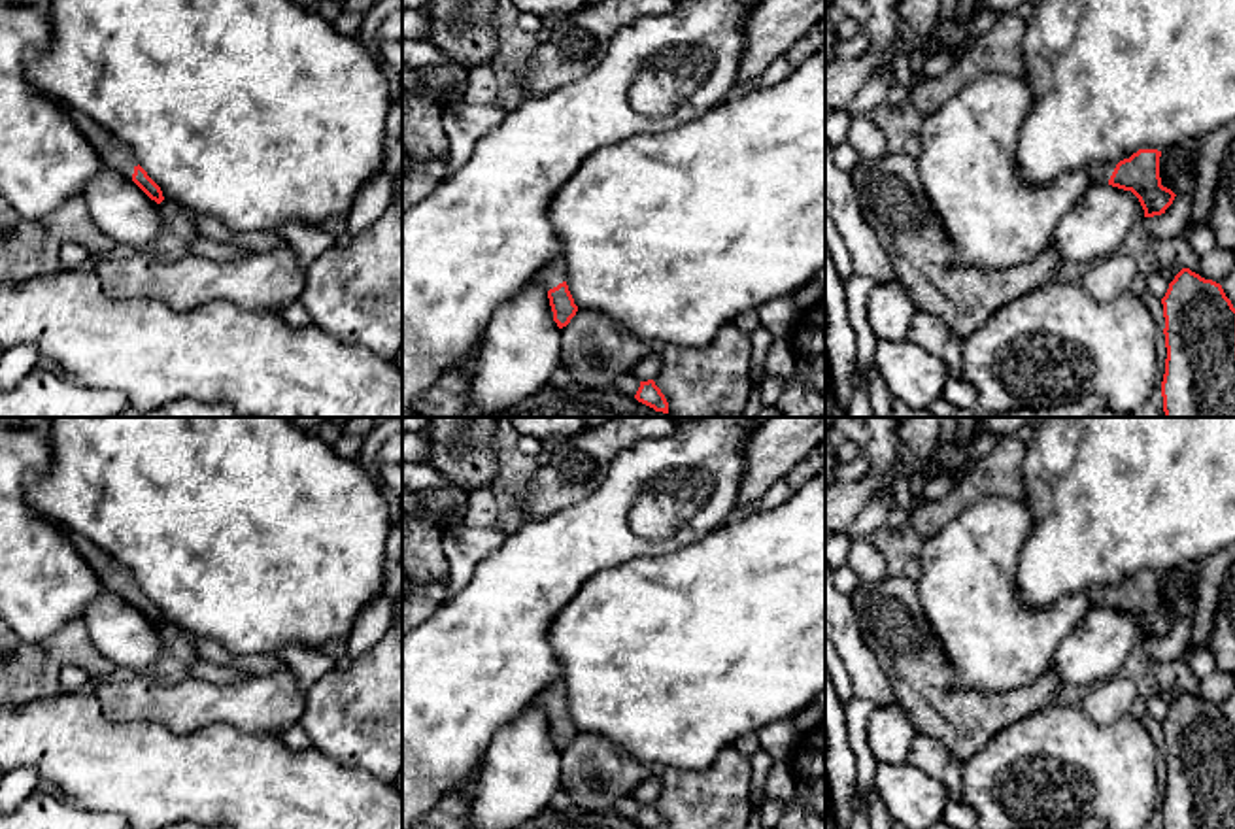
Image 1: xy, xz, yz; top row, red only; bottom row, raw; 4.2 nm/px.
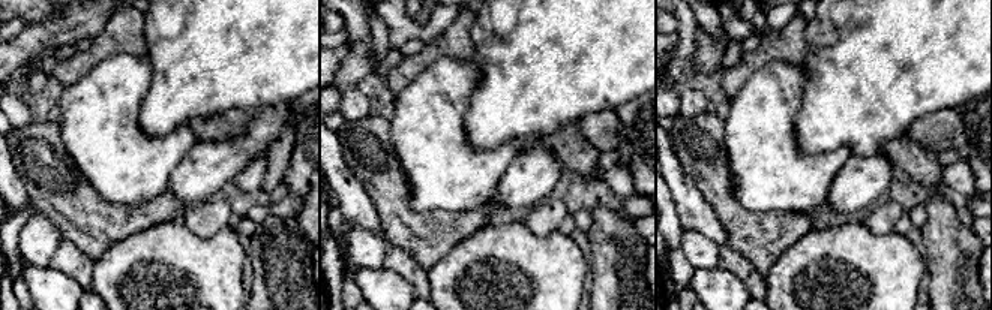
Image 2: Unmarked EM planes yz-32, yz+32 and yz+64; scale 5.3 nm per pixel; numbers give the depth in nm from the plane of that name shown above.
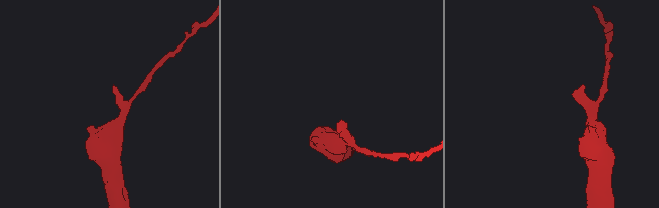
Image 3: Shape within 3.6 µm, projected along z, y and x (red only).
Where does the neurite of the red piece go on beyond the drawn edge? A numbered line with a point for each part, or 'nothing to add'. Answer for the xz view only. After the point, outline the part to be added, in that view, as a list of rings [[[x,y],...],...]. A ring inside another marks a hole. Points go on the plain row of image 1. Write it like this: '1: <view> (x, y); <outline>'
1: xz (552, 697); [[[561,680],[553,682],[533,699],[533,704],[538,706],[546,716],[567,704],[565,684]]]

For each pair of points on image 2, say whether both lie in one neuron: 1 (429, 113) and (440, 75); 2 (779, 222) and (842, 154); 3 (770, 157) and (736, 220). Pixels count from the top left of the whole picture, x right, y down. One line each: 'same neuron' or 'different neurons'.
1: same neuron
2: different neurons
3: different neurons

